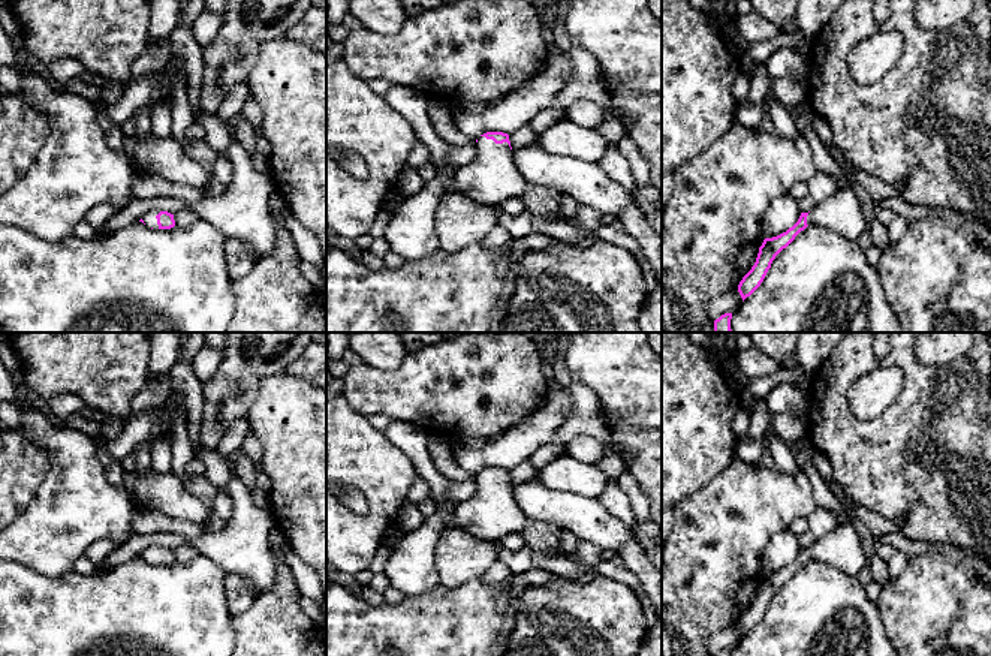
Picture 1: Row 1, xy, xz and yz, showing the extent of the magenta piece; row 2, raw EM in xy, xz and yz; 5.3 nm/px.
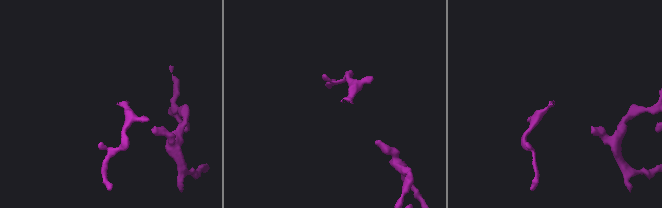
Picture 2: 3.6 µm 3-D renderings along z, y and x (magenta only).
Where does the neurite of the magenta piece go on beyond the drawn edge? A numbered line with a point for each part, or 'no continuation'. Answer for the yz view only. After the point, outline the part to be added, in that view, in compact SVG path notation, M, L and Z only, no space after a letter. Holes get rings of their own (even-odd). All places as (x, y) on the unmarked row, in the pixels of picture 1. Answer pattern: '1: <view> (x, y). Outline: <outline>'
1: yz (842, 548). Outline: M841 520L828 536L813 542L807 560L825 562L853 578L858 578L867 566L861 538L846 520Z

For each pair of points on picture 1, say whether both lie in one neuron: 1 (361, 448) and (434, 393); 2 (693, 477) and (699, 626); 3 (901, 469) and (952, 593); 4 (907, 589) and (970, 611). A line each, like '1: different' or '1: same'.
1: different
2: different
3: different
4: same

